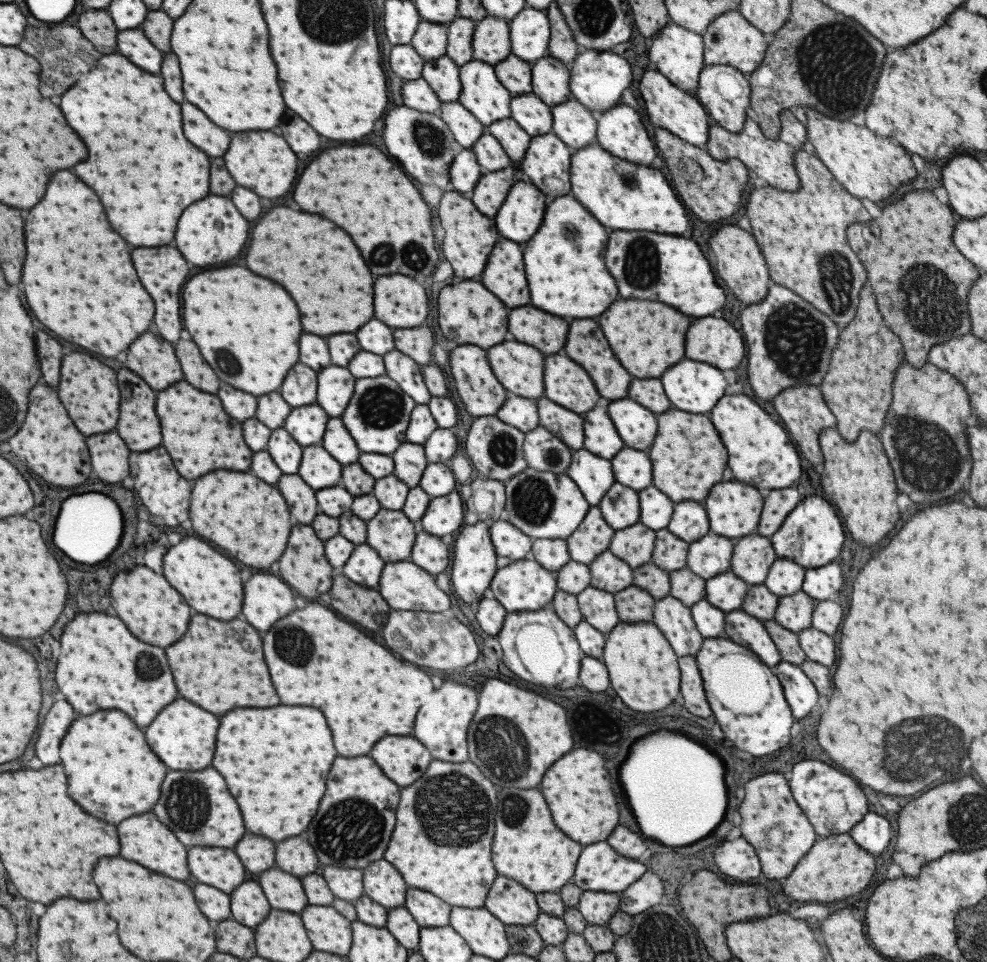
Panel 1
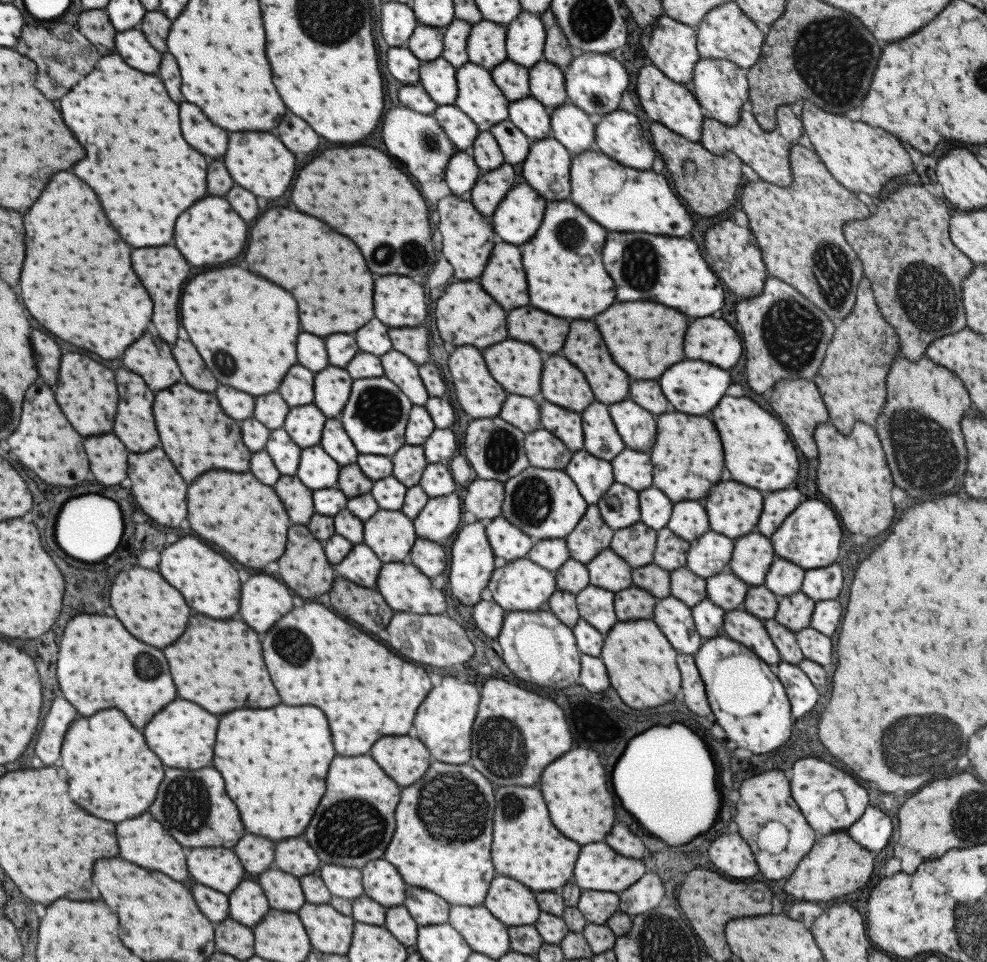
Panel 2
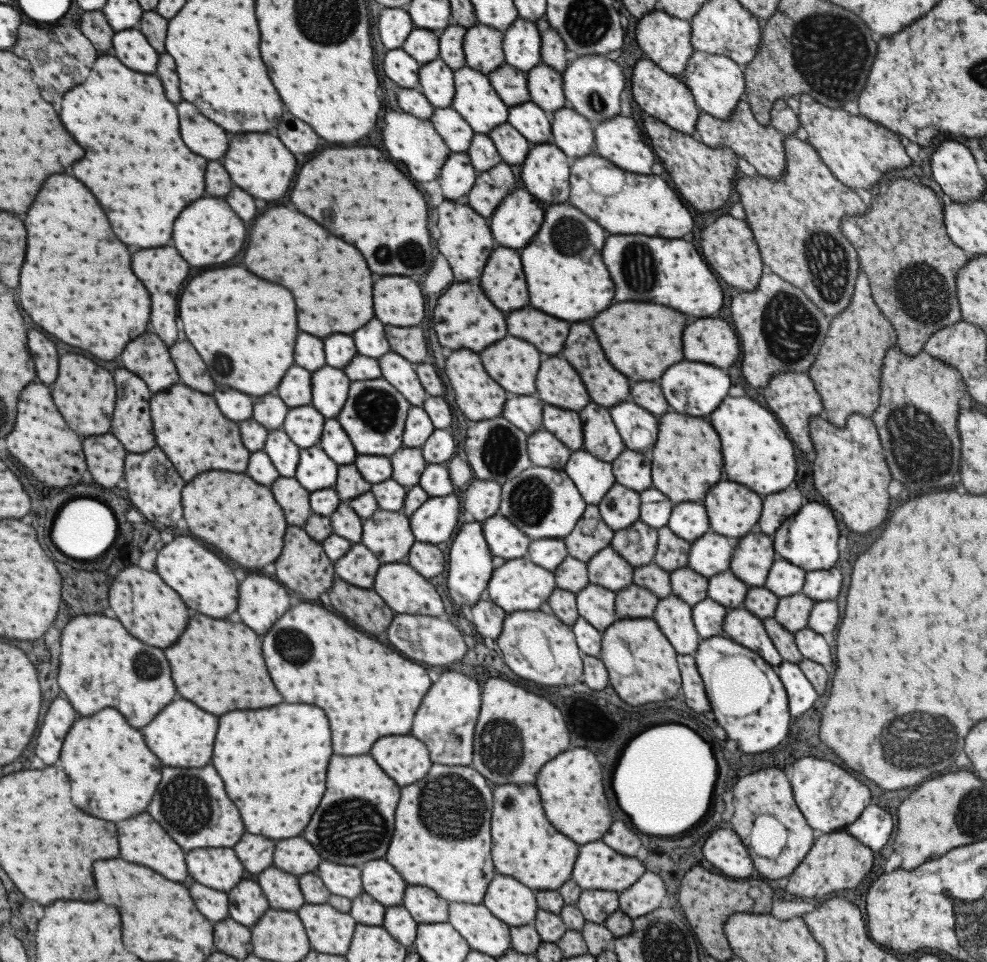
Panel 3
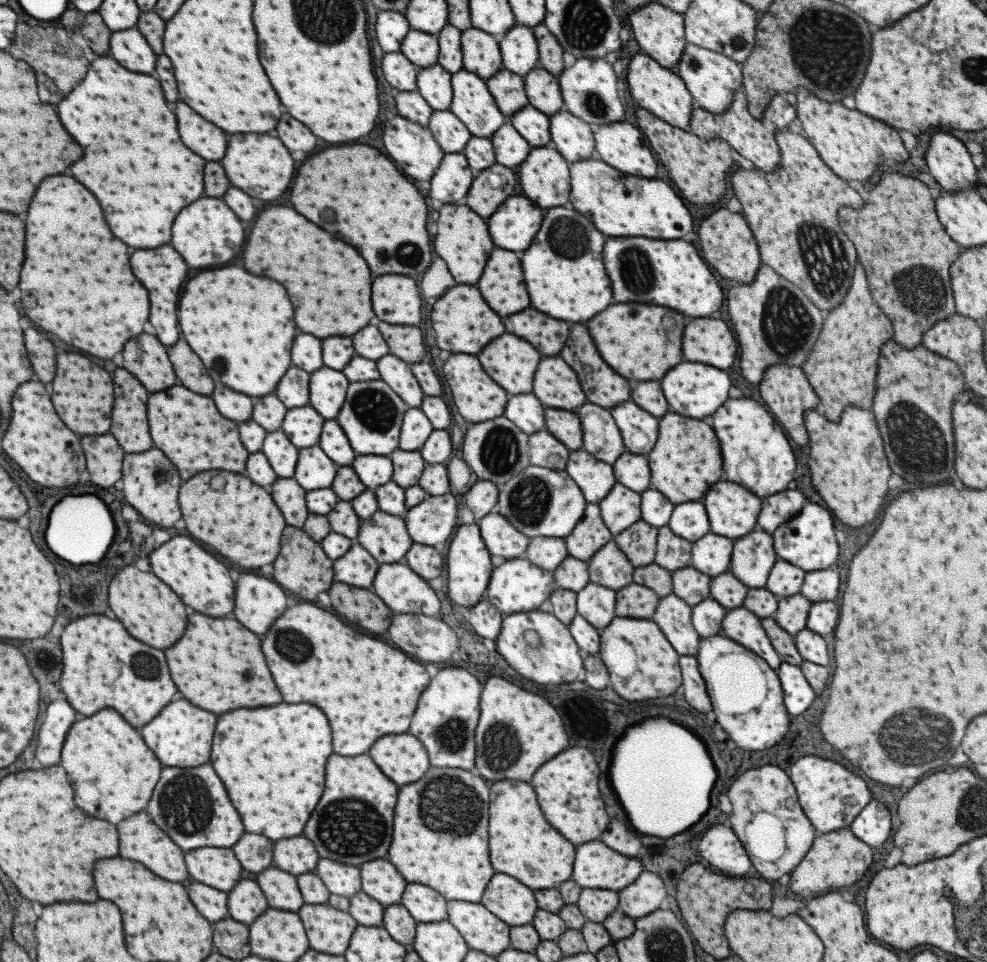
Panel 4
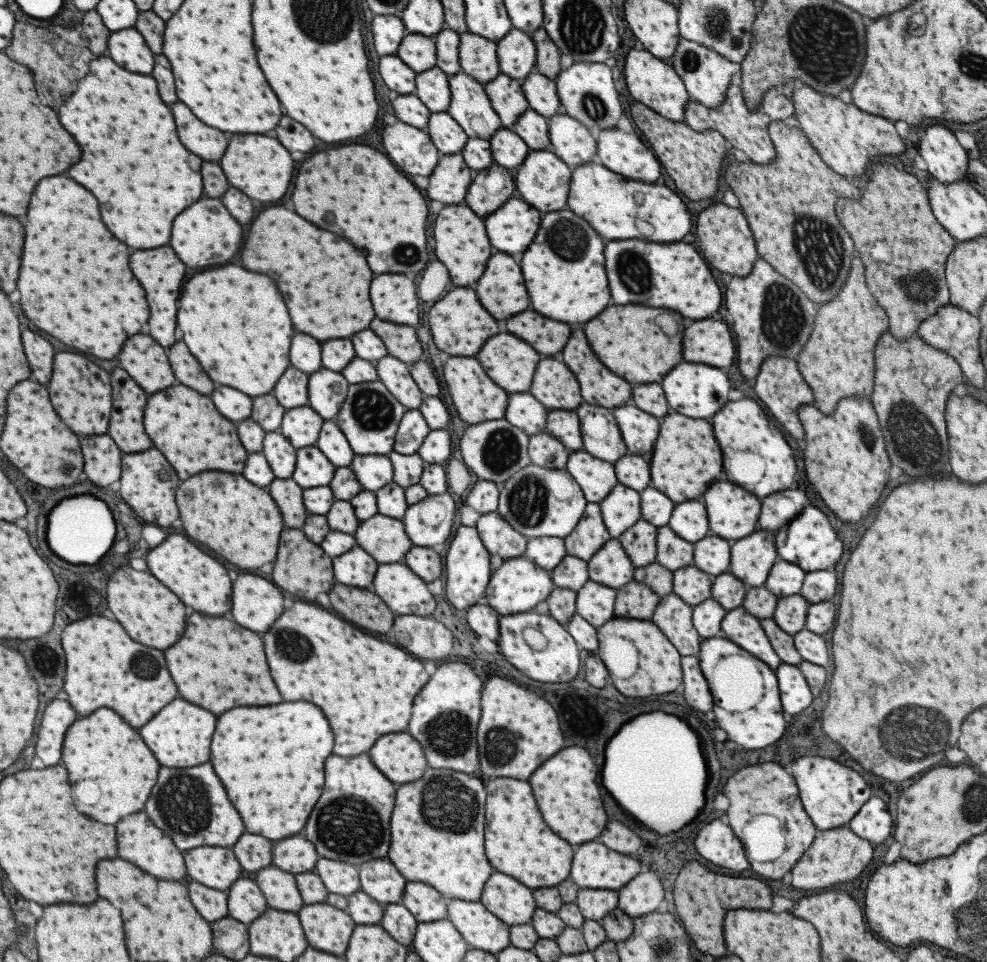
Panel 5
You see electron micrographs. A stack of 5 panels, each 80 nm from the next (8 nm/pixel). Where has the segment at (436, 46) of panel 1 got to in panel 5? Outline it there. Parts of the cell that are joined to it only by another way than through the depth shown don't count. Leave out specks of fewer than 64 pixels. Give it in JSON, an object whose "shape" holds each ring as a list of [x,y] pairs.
{"shape":[[[407,33],[394,54],[415,74],[429,70],[436,63],[436,47],[433,38],[420,34]]]}

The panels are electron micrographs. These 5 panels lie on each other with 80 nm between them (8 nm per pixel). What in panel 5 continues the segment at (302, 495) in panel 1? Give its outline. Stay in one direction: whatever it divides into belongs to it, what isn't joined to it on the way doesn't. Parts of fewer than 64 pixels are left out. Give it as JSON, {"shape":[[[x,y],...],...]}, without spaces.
{"shape":[[[275,478],[269,486],[269,494],[275,500],[283,524],[289,528],[301,528],[305,520],[306,508],[302,500],[302,488],[291,478],[279,480]]]}

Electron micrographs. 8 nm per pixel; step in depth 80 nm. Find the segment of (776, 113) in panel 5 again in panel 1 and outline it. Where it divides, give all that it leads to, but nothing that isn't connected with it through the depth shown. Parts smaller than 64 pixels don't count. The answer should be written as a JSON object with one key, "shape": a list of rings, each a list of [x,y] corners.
{"shape":[[[787,109],[780,112],[780,134],[776,138],[767,138],[753,120],[746,117],[741,132],[733,133],[710,121],[708,139],[704,150],[711,158],[740,160],[747,169],[763,178],[769,186],[787,192],[797,192],[799,177],[794,167],[794,154],[806,141],[806,128],[793,117]]]}

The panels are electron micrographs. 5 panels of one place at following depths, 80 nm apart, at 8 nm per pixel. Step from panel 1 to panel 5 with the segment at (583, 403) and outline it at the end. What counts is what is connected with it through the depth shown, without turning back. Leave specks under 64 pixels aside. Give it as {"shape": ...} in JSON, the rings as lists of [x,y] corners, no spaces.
{"shape":[[[551,358],[537,364],[529,392],[548,410],[574,410],[581,404],[581,392],[573,374]]]}

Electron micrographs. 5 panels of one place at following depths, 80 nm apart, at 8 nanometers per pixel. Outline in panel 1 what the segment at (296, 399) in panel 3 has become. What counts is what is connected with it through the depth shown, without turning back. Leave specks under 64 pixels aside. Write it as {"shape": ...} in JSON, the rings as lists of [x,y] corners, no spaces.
{"shape":[[[295,364],[285,376],[279,388],[279,395],[292,408],[315,403],[317,387],[315,376],[317,376],[315,370],[309,370],[303,364]]]}

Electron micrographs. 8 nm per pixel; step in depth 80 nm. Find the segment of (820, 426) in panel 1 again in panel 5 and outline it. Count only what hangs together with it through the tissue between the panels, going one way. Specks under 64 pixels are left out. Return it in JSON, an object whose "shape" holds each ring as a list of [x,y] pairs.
{"shape":[[[781,355],[769,356],[761,363],[759,372],[755,377],[755,394],[763,400],[763,406],[769,410],[769,414],[793,436],[803,438],[803,428],[797,418],[798,406],[812,404],[813,394],[807,387],[807,383],[798,371],[795,360]]]}

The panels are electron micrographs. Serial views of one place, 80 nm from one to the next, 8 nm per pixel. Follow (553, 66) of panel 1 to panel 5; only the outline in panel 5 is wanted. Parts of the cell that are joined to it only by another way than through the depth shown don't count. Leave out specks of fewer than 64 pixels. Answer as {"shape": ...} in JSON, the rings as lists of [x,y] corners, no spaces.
{"shape":[[[532,70],[520,85],[529,109],[546,118],[561,111],[554,80]]]}

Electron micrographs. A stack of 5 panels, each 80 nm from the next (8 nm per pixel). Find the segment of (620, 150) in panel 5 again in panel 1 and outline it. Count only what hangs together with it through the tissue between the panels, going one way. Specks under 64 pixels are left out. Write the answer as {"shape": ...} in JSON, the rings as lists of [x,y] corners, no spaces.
{"shape":[[[622,102],[601,113],[595,142],[609,154],[633,164],[649,167],[657,155],[637,110]]]}

